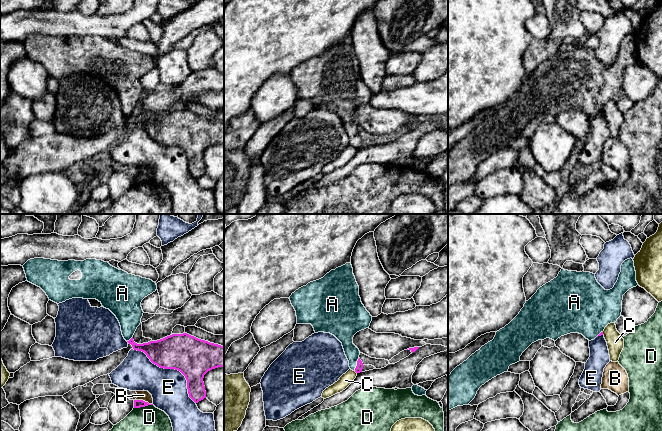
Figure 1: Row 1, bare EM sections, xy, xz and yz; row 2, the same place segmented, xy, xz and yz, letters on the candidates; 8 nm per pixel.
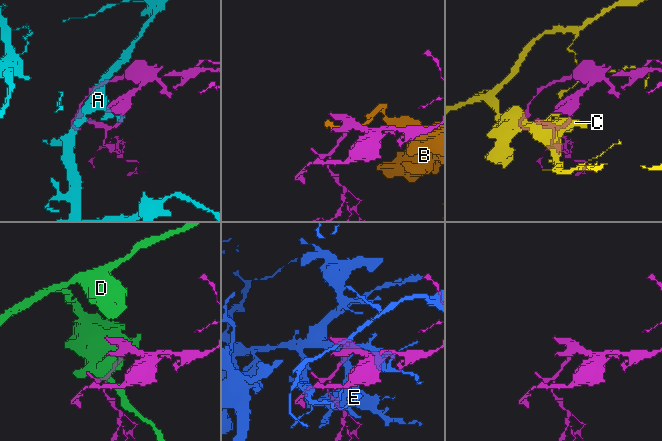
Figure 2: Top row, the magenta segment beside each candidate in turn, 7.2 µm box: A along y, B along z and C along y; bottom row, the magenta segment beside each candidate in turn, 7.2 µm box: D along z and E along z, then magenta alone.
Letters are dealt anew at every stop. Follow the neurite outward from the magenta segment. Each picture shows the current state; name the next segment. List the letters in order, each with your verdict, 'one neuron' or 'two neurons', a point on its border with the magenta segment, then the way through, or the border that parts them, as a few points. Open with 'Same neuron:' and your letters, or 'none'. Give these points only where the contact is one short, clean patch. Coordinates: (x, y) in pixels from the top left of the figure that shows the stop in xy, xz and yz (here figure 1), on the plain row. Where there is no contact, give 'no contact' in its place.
Same neuron: A
A: one neuron | xz (357, 140) | across xz (359, 143), (357, 140), (345, 112)
B: two neurons | xy (144, 177)
C: two neurons | yz (602, 109)
D: two neurons | xy (143, 182)
E: two neurons | xy (172, 144)

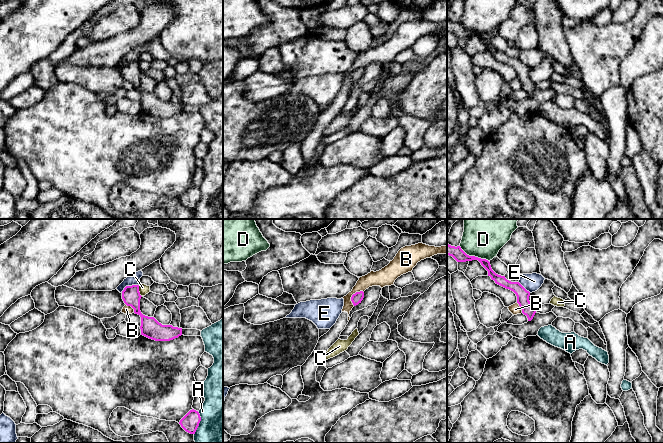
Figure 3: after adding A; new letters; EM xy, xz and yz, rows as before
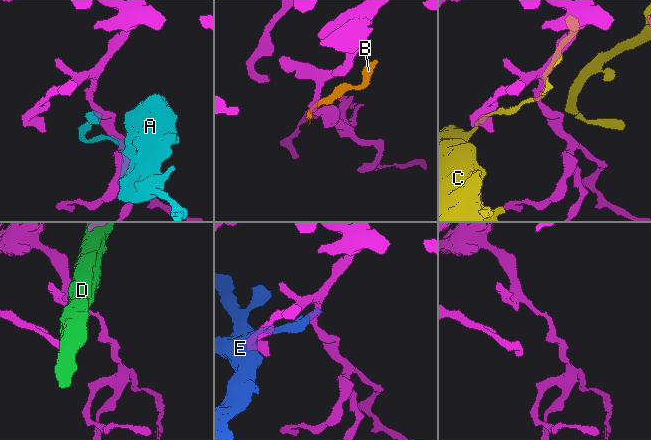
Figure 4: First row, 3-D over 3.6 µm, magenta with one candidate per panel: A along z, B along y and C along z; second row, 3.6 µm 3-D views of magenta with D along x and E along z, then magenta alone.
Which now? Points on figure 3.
Same neuron: none
A: two neurons | xy (199, 198)
B: two neurons | xz (352, 71) | along xz (363, 67), (357, 67), (352, 71), (351, 78), (353, 81)
C: two neurons | xy (138, 67)
D: two neurons | yz (474, 32)
E: two neurons | xy (129, 62) | along xy (138, 60), (126, 62), (121, 68)

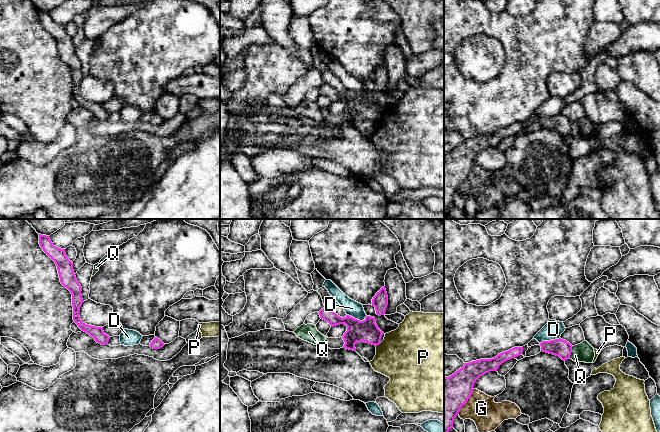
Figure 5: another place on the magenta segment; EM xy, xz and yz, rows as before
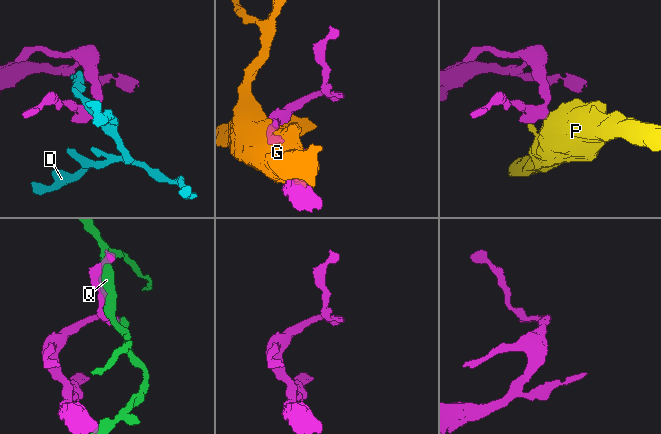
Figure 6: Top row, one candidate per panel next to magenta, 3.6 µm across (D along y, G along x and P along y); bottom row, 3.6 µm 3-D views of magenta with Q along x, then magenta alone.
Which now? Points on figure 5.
Same neuron: none
D: two neurons | xz (357, 95) | along xz (347, 90), (360, 96), (366, 92)
G: two neurons | yz (466, 178)
P: two neurons | xz (378, 120) | along xz (380, 119), (376, 122)
Q: two neurons | yz (570, 128)

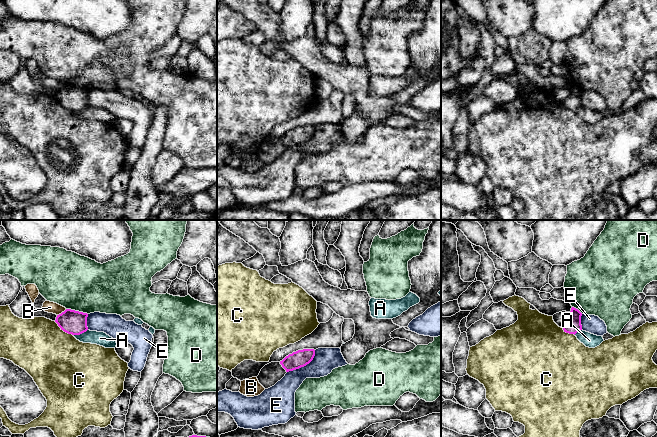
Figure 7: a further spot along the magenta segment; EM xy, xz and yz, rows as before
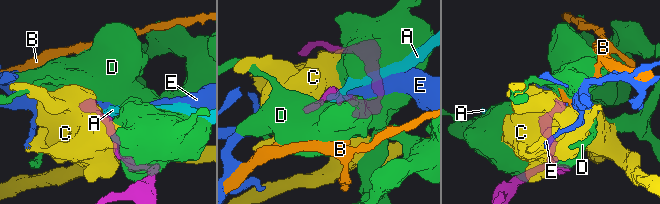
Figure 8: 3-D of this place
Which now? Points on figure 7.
Same neuron: none
A: two neurons | xy (80, 109)
B: two neurons | xy (62, 88) | along xy (66, 85), (57, 91)
C: two neurons | xy (63, 106)
D: two neurons | xy (77, 87)
E: two neurons | xz (304, 141)

